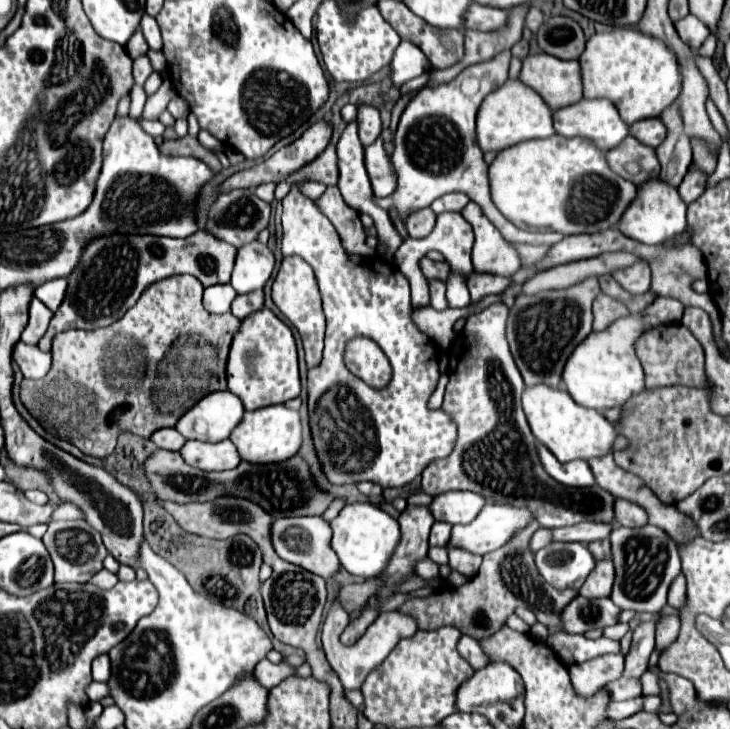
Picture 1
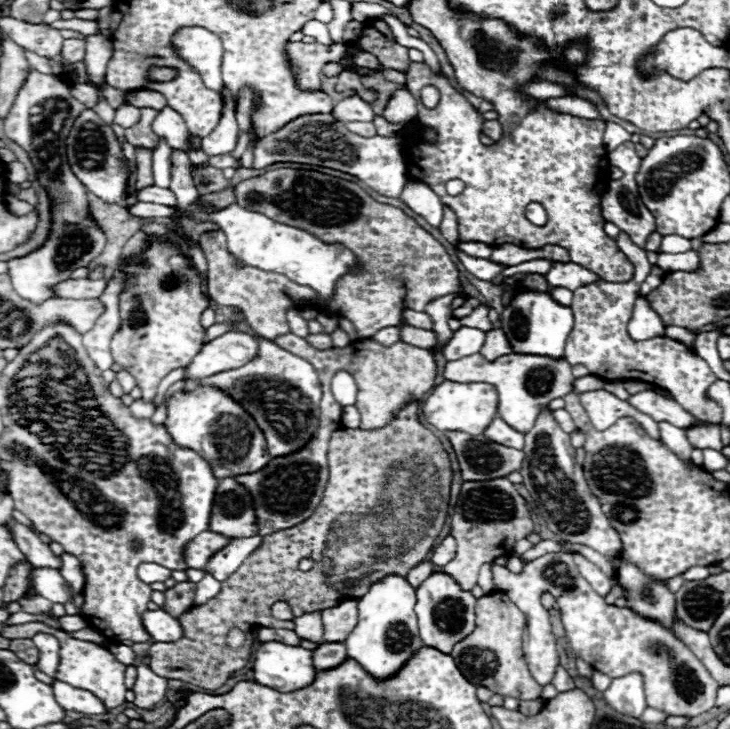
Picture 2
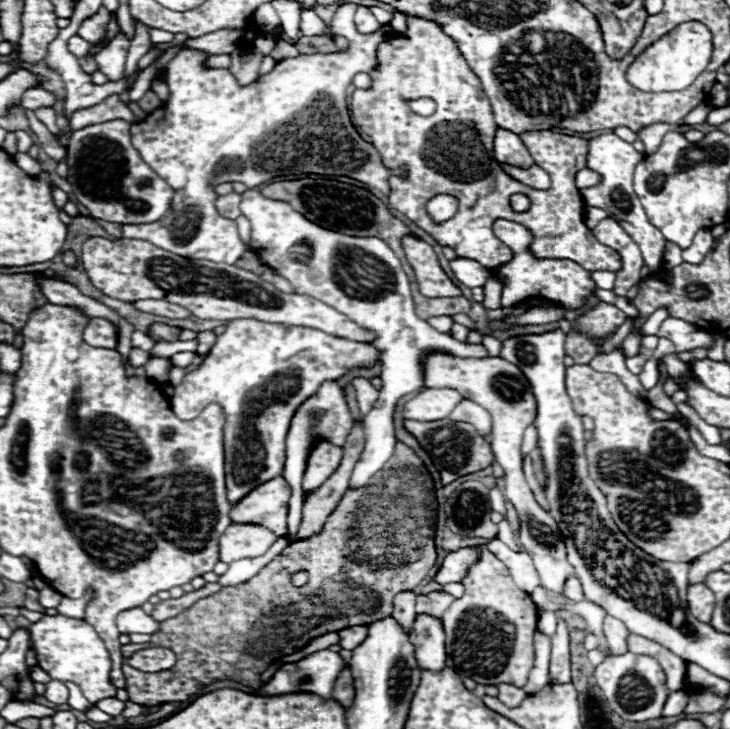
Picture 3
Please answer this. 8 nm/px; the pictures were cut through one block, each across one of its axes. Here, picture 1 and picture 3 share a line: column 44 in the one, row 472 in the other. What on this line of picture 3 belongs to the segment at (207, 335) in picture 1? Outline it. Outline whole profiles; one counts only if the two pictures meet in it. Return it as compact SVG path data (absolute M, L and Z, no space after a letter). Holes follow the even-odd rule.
M396 442L392 458L382 466L382 470L376 472L368 486L362 486L358 490L348 488L344 492L344 498L328 516L328 522L324 524L324 530L320 530L320 534L290 542L268 566L264 566L264 570L260 570L246 584L222 588L220 592L202 598L182 614L164 620L160 624L160 632L152 634L150 642L122 646L122 656L126 660L134 652L154 646L170 648L176 654L176 664L170 670L162 672L140 672L124 662L122 670L126 676L126 690L130 700L142 706L184 702L202 686L224 678L234 678L244 686L260 688L260 674L264 672L264 668L268 668L268 664L272 664L276 658L292 654L294 650L306 646L310 638L348 626L364 626L392 614L394 596L404 590L414 590L436 562L436 514L438 502L430 472L412 448ZM298 570L306 570L310 574L308 584L304 584L302 588L296 588L290 582L292 574Z

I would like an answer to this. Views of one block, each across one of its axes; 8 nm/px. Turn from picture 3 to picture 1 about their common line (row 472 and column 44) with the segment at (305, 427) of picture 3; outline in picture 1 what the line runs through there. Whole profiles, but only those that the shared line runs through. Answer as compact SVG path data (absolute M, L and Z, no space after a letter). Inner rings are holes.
M58 278L58 280L50 280L46 284L40 284L36 288L36 298L40 302L44 302L52 312L58 310L58 306L62 304L66 292L66 278Z

